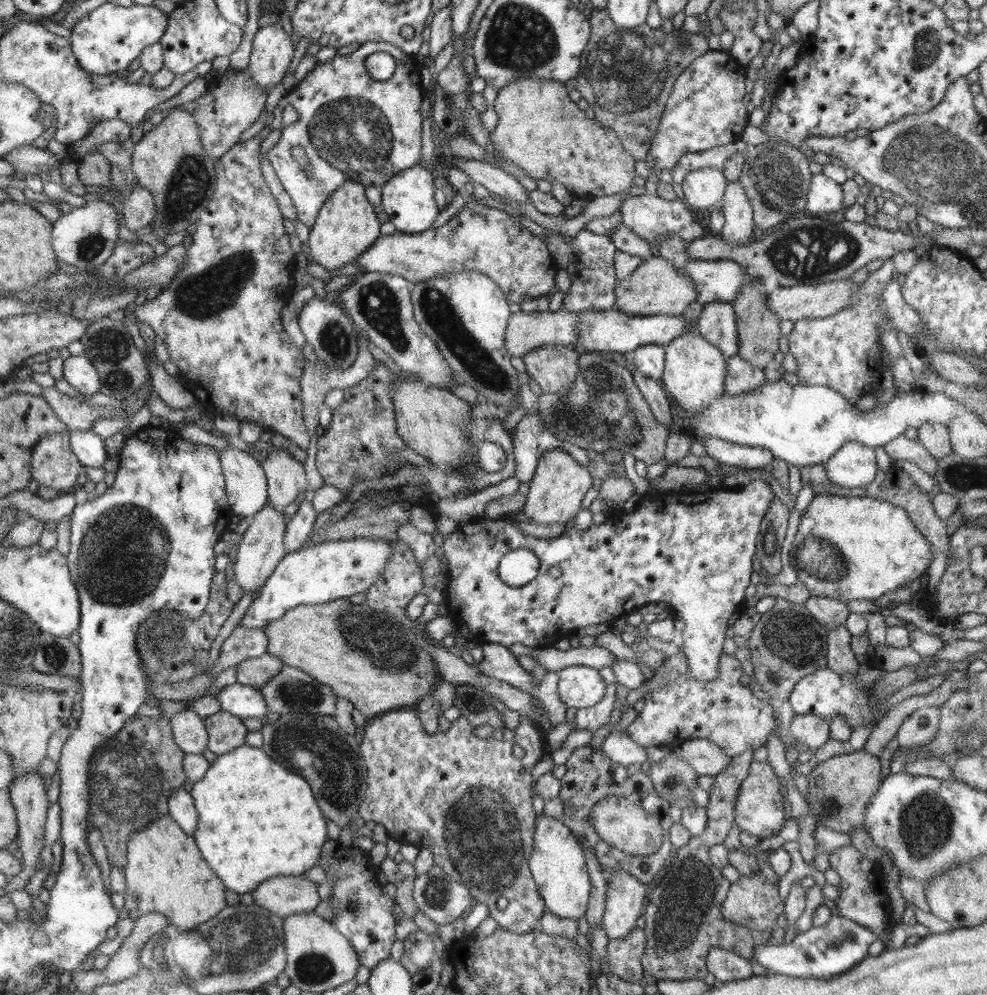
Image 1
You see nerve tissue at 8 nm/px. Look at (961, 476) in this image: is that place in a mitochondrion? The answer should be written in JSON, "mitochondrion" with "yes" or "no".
{"mitochondrion":"yes"}

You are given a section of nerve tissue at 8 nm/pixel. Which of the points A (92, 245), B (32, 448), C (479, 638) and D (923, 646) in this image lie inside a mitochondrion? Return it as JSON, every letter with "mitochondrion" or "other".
{"A":"mitochondrion","B":"other","C":"other","D":"other"}

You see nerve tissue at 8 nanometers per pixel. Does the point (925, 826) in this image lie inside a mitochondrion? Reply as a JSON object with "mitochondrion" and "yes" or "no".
{"mitochondrion":"yes"}

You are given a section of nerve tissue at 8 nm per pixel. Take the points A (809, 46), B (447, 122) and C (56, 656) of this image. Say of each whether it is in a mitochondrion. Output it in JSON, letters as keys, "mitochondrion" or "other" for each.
{"A":"other","B":"other","C":"mitochondrion"}

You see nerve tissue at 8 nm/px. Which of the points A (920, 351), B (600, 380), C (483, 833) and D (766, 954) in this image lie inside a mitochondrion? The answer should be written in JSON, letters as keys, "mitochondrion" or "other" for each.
{"A":"other","B":"mitochondrion","C":"mitochondrion","D":"other"}

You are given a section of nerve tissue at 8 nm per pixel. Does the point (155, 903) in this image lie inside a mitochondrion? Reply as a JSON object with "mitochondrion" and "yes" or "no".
{"mitochondrion":"no"}

